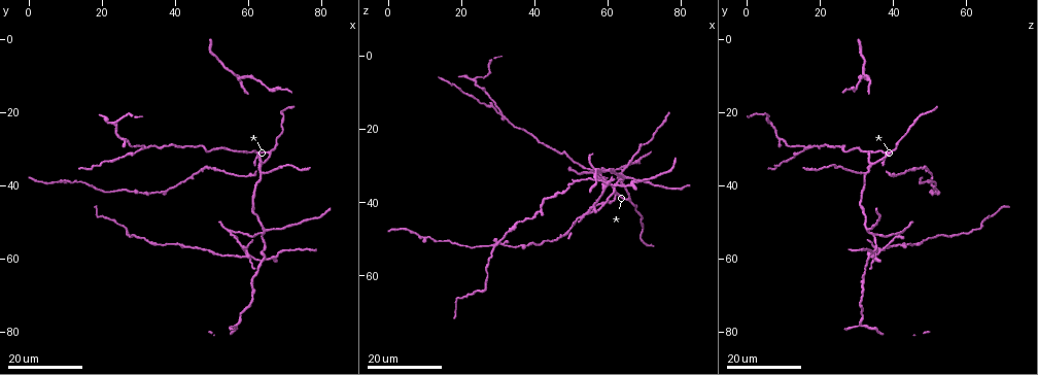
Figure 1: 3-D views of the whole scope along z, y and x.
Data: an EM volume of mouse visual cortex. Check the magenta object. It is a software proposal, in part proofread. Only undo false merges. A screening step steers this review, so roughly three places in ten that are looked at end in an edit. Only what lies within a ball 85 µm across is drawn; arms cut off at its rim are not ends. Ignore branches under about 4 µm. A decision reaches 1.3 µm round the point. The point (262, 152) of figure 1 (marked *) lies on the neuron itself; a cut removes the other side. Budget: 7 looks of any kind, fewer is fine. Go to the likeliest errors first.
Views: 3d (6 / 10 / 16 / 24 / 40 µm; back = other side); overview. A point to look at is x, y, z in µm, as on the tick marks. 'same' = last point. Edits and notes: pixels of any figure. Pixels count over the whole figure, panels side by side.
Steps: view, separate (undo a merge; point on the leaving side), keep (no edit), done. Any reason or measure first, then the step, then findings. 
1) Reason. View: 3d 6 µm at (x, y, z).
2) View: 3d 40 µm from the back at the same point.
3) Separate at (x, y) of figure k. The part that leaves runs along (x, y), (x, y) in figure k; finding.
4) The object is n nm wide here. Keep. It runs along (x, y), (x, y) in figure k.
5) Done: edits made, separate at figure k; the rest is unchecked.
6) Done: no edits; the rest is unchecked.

A fork. View: 3d 16 µm at (63.5, 53.0, 34.5).

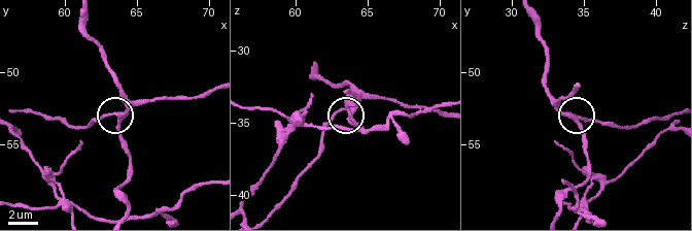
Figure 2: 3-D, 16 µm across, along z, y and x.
View: 3d 10 µm at (63.4, 53.0, 34.0).

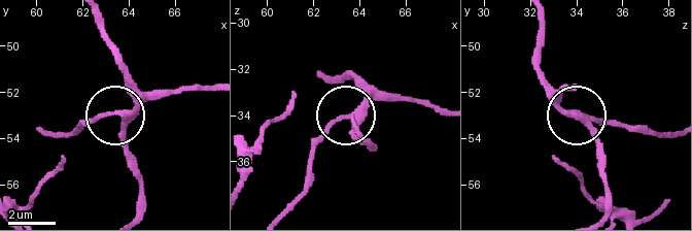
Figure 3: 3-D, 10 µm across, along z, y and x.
The side arm is 53 µm long. Keep. It runs along (540, 21), (546, 91), (554, 103), (578, 114), (604, 155) in figure 3; one neuron here.

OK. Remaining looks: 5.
Three-way junction. View: 3d 16 µm at (31.0, 30.0, 15.5).

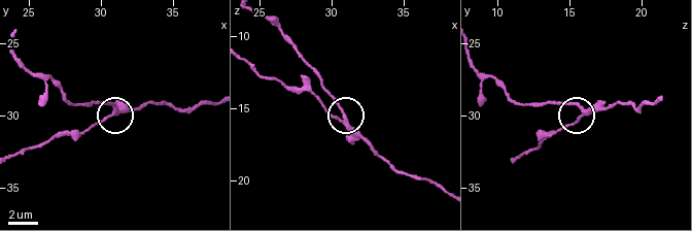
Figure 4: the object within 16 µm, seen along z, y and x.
View: 3d 6 µm at (31.0, 29.6, 15.8).

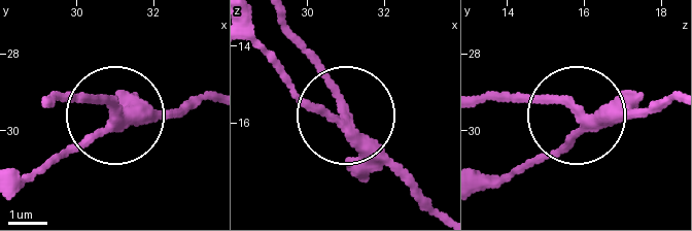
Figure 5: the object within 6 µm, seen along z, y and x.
The side arm is 24 µm long. Keep. It runs along (207, 99), (109, 122), (43, 165) in figure 5; continuous, no second neuron.

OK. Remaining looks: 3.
A fork. View: 3d 16 µm at (66.5, 31.0, 40.0).

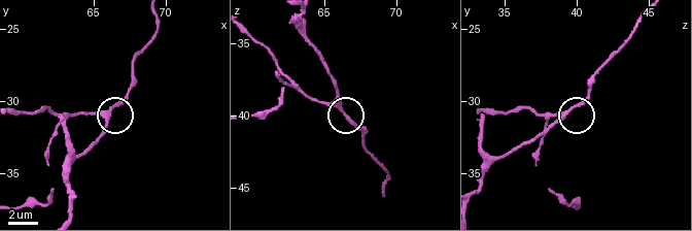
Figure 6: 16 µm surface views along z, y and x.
Zoom in. View: 3d 6 µm at (65.8, 31.0, 39.2).

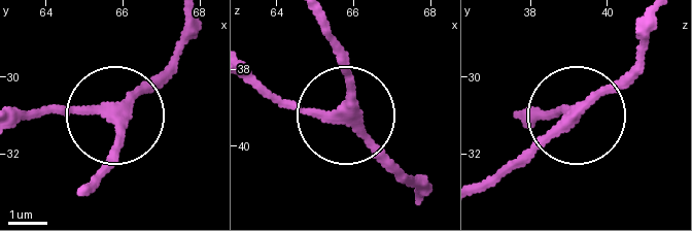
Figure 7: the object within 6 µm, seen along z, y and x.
The object is 250 nm wide here. Keep. It runs along (44, 114), (119, 110), (175, 68) in figure 7; one neuron here.

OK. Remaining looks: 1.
Done: no edits; the rest is unchecked.

